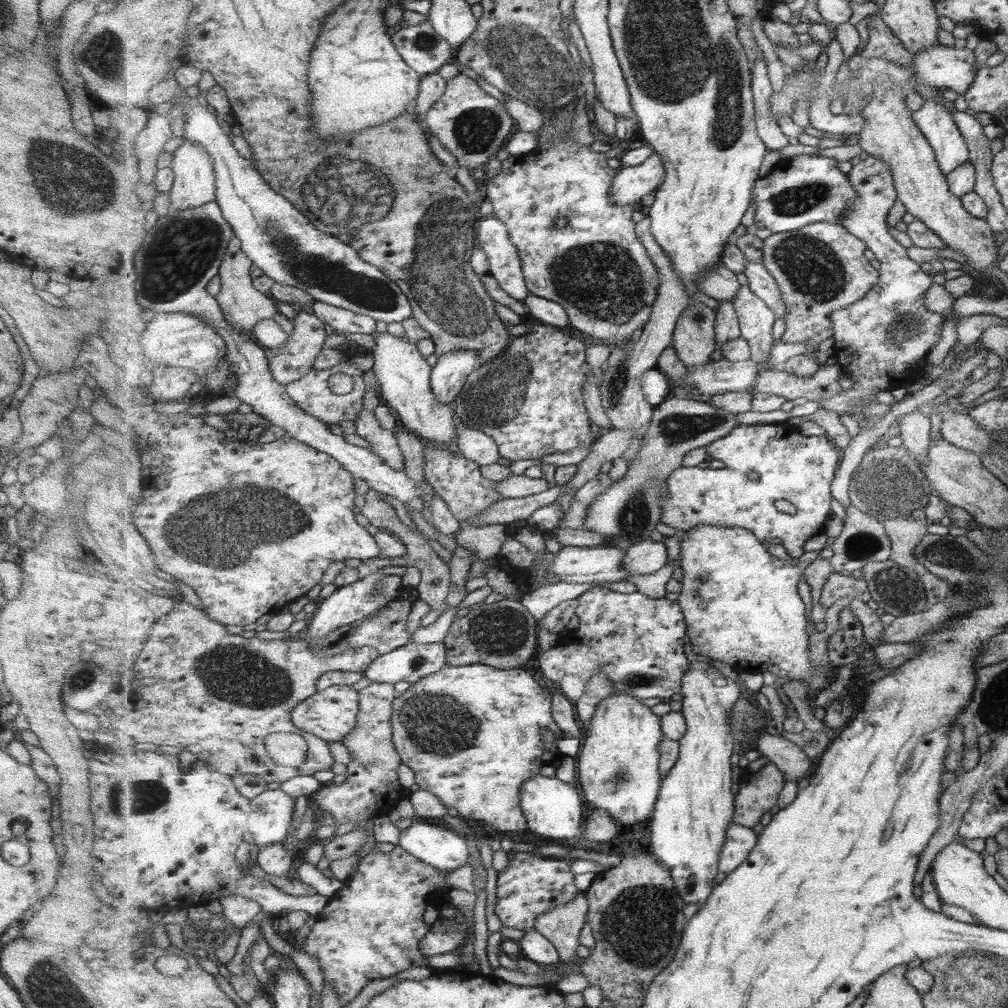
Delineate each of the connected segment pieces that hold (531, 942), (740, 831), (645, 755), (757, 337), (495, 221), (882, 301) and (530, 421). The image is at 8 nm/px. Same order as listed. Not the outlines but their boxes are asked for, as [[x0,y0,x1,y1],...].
[[517,928,561,965],[719,823,758,875],[578,692,666,829],[733,286,777,365],[476,214,531,301],[819,155,946,414],[452,322,602,461]]

